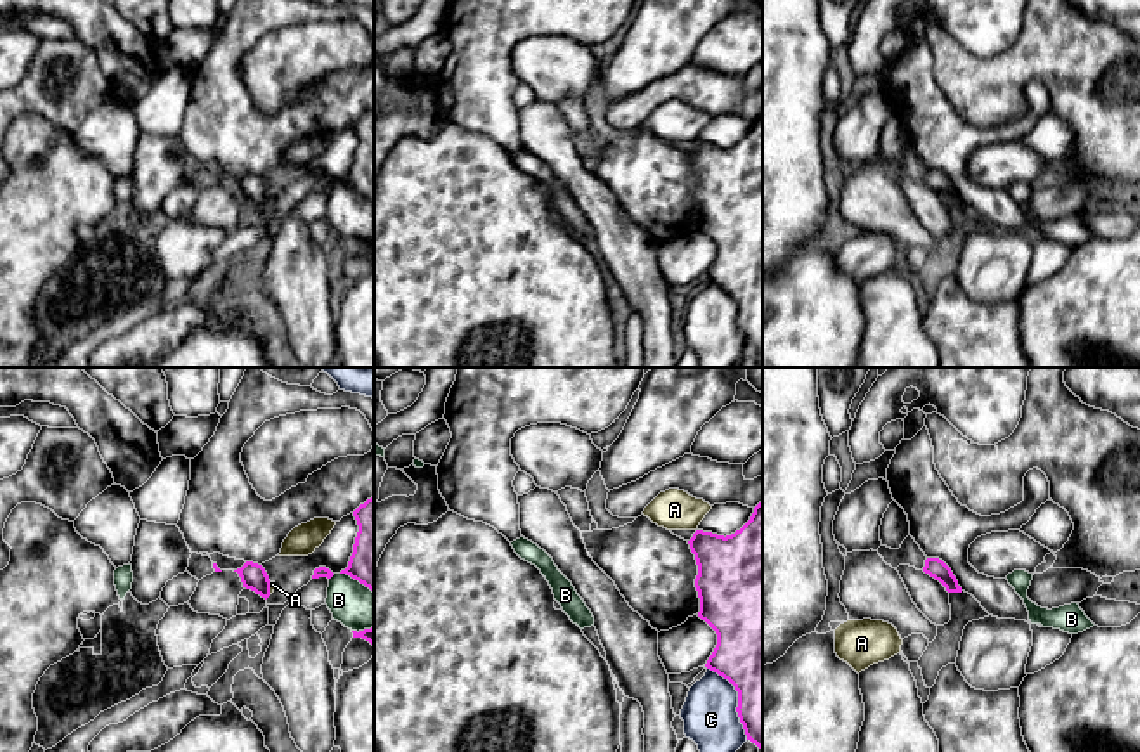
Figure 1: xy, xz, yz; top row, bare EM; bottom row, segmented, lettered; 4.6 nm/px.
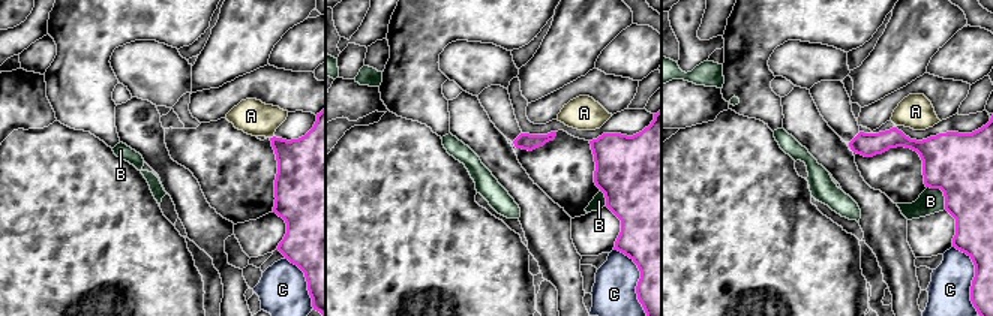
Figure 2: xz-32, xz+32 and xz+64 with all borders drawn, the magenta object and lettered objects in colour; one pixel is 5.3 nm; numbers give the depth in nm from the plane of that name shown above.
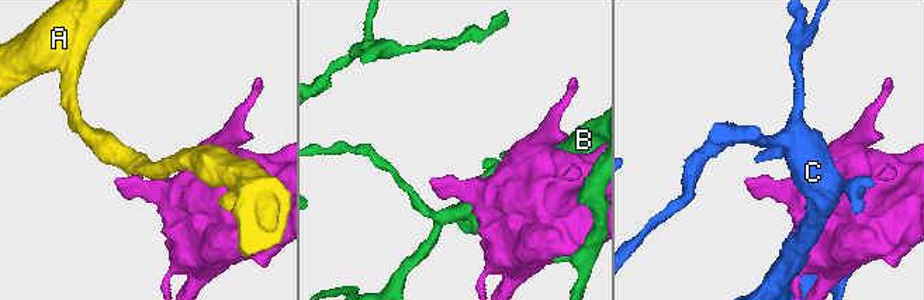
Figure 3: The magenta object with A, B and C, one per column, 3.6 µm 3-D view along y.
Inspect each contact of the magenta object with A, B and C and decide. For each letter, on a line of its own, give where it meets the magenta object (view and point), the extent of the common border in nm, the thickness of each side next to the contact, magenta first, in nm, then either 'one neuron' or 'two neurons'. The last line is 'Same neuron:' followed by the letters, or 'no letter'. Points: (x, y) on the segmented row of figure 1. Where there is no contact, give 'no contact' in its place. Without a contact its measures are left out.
A: xy (269, 588) | 60 nm | 120/30 nm | two neurons
B: xy (357, 579) | 190 nm | 220/200 nm | two neurons
C: xz (738, 700) | 380 nm | 400/260 nm | two neurons
Same neuron: no letter

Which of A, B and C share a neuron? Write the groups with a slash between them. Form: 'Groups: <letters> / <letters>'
Groups: A / B / C

